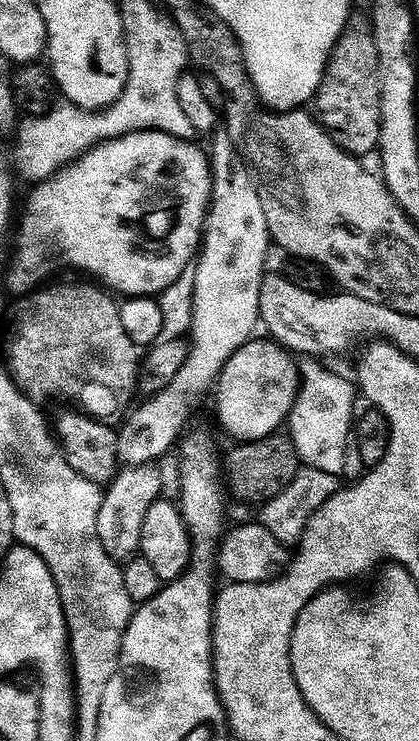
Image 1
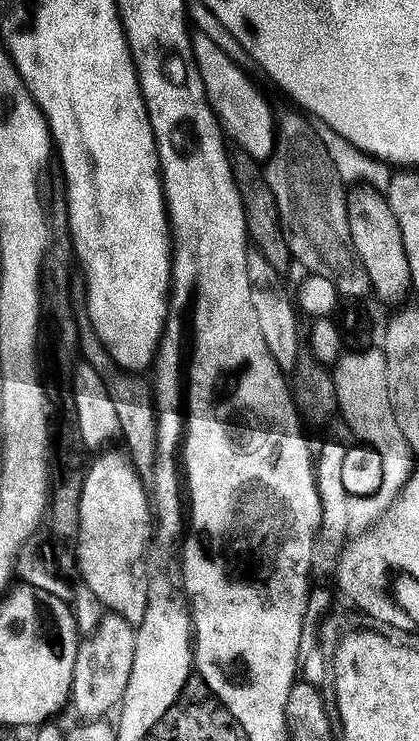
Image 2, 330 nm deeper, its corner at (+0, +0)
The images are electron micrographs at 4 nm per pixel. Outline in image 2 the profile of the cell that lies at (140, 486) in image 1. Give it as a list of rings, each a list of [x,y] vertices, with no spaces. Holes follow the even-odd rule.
[[[116,612],[103,613],[95,632],[85,639],[75,659],[72,679],[70,706],[83,721],[93,721],[105,717],[119,705],[125,694],[134,662],[135,627]]]

